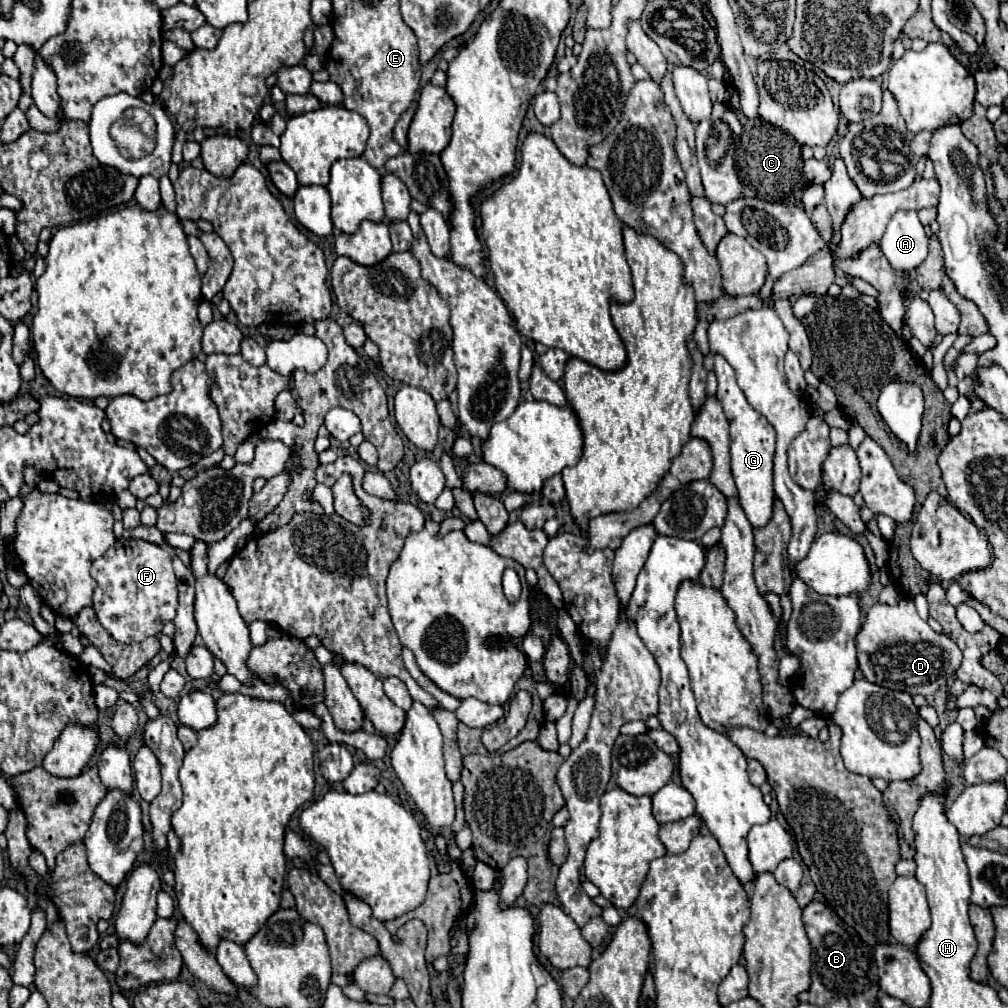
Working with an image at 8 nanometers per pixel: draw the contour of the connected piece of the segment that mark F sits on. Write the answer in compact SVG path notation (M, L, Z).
M118 539L92 565L92 577L98 587L94 591L94 611L100 625L120 643L142 641L158 635L164 623L176 617L178 589L172 569L172 557L164 547L142 539Z

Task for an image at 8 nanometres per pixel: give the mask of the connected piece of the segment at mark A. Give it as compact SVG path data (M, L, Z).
M898 211L892 215L880 239L880 249L898 271L912 271L926 259L928 237L916 211Z

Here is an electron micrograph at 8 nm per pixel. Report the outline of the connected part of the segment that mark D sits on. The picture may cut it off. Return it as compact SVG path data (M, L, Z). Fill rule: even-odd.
M904 597L894 607L882 605L882 603L872 605L868 615L866 615L864 625L858 631L856 649L858 649L858 667L870 683L882 685L882 687L892 689L892 691L906 691L910 695L924 695L924 697L932 695L946 681L948 671L958 669L960 659L962 659L962 653L956 647L956 643L948 635L934 633L930 629L930 625L918 617L918 611L908 597Z

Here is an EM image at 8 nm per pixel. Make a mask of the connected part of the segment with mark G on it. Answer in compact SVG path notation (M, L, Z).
M716 355L714 373L718 377L718 391L716 399L722 403L724 413L730 423L730 459L732 459L732 477L738 487L740 505L752 523L752 527L768 525L774 509L774 451L776 451L776 433L774 427L762 417L744 397L742 389L736 383L734 369L728 365L728 361L722 355Z

